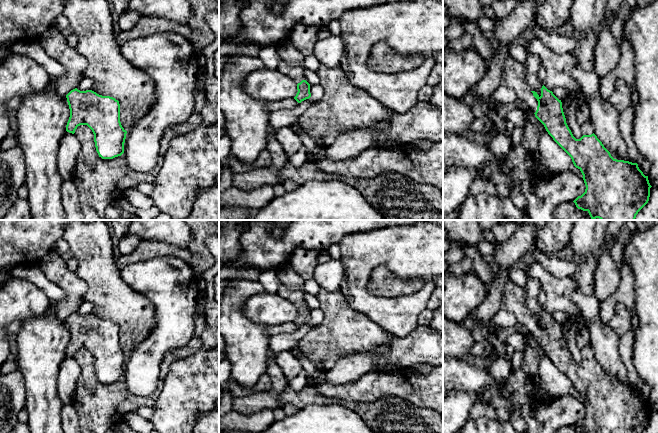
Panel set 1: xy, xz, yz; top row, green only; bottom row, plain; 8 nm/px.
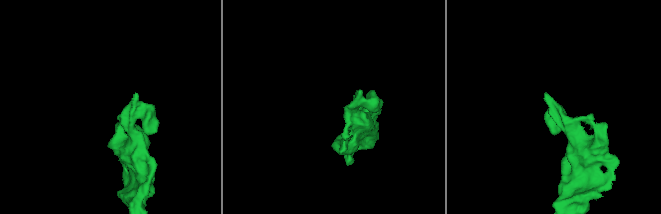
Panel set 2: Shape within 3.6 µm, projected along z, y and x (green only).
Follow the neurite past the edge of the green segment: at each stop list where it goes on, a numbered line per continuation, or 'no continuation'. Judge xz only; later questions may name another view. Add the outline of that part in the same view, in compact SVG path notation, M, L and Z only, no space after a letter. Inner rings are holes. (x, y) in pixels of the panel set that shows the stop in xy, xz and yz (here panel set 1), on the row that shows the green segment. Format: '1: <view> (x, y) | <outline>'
1: xz (296, 73) | M280 60L278 68L279 71L294 80L297 84L300 83L302 80L305 80L304 69L304 66L291 66L284 60Z

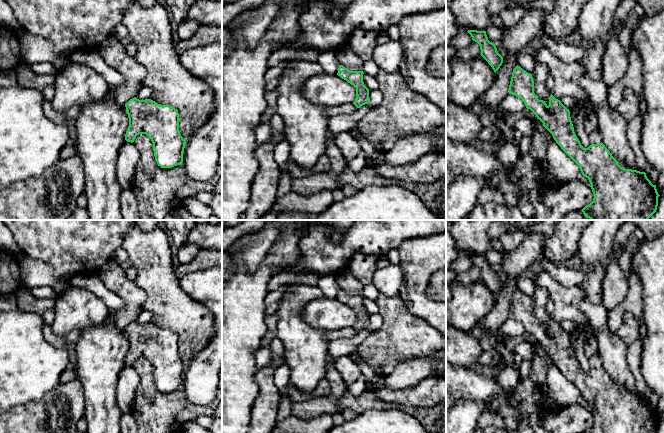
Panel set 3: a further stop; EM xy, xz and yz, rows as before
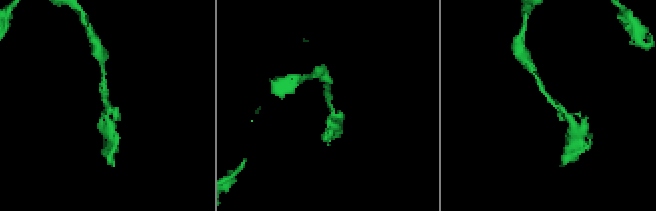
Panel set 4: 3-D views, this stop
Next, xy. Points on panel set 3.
no continuation

